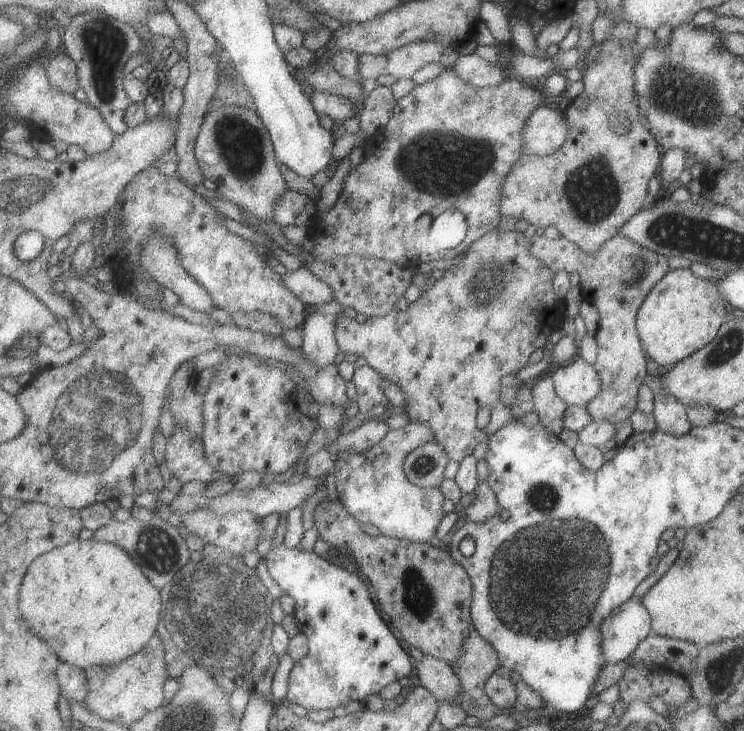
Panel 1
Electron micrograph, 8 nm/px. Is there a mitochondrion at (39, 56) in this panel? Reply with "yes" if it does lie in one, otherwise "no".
no

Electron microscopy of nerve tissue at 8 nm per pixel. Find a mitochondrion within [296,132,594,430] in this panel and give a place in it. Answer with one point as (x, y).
(439, 166)

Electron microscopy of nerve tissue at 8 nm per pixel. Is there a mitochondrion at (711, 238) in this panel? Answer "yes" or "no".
yes

